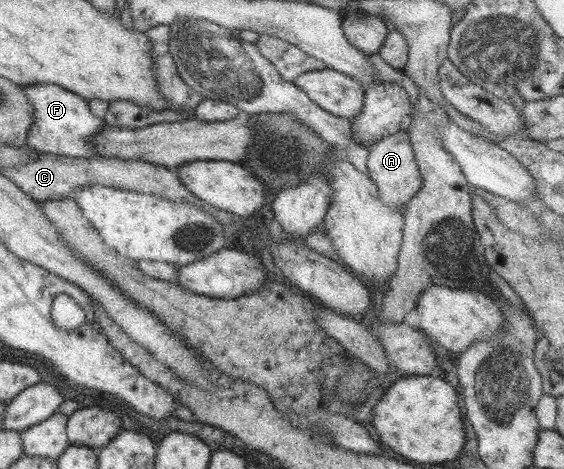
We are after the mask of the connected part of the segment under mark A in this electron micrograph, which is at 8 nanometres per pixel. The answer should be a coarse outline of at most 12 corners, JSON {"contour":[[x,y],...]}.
{"contour":[[408,130],[369,147],[379,198],[404,207],[423,181]]}

